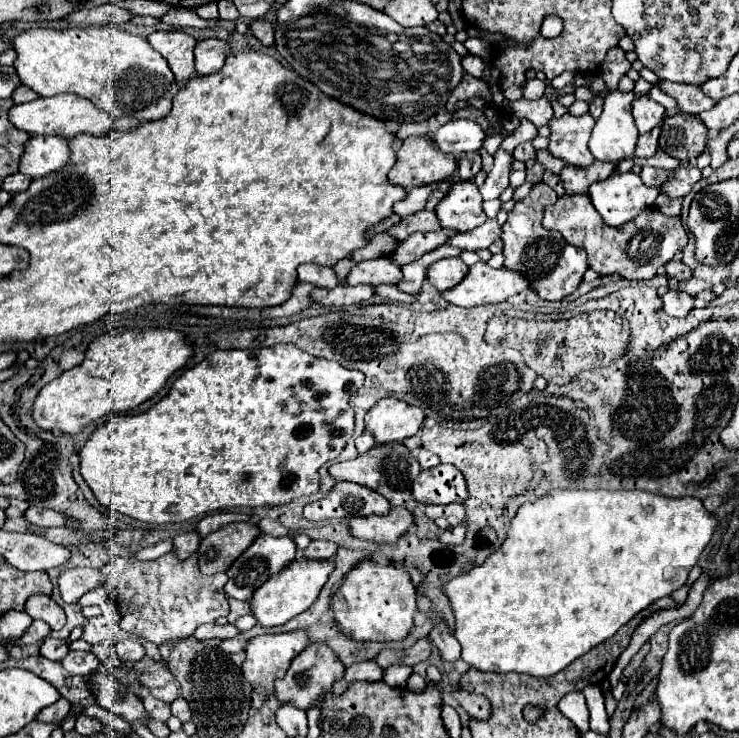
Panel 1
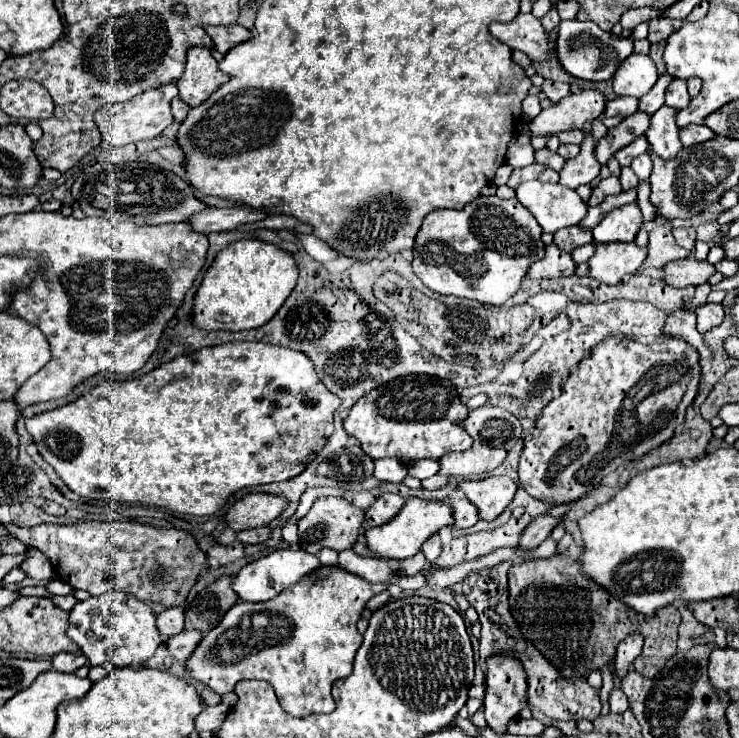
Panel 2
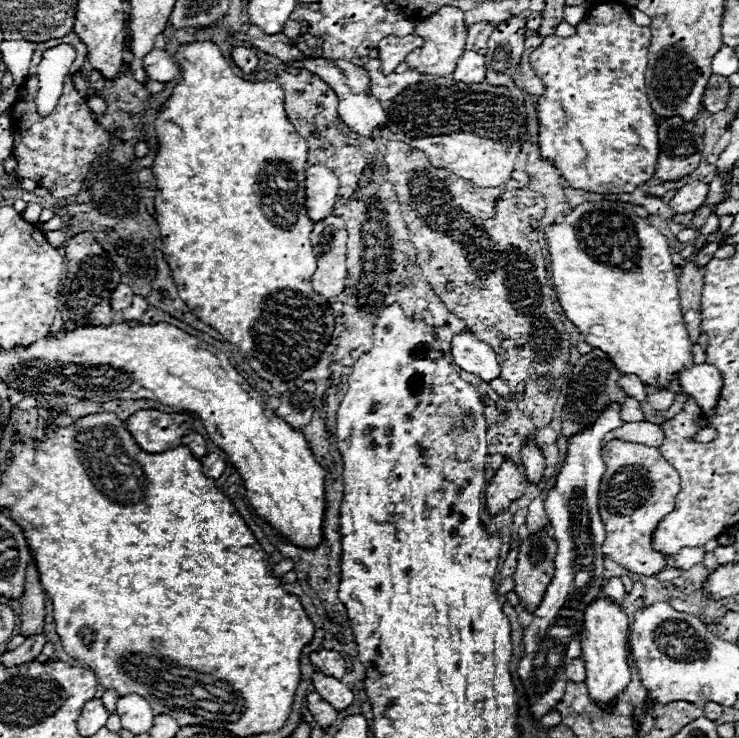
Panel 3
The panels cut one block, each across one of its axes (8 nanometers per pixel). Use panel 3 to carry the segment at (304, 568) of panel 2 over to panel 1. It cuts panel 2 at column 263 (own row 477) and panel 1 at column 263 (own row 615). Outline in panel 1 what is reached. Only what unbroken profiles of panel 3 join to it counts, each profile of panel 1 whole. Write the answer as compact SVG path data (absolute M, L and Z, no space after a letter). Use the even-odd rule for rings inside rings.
M260 534L254 544L228 568L228 584L224 586L226 594L236 598L236 600L250 600L252 594L274 574L278 574L288 562L294 560L296 554L296 544L290 536L282 536L282 538L274 538L268 534Z

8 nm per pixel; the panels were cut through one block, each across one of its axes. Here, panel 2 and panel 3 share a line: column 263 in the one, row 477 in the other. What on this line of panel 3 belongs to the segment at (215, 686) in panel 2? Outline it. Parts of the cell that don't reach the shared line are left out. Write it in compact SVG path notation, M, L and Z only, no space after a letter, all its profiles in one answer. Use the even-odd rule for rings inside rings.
M610 440L602 448L602 458L606 464L606 474L600 482L600 516L606 526L602 552L634 574L656 576L666 568L668 556L652 548L652 534L660 520L676 508L680 476L662 458L658 448L644 444Z

